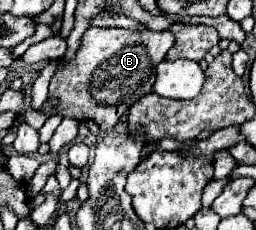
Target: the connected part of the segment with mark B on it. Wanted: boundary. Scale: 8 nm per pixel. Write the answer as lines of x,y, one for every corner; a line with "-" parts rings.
90,27
82,35
76,59
62,65
50,81
50,95
60,99
56,107
60,117
94,119
102,131
110,131
120,117
152,91
154,69
174,45
170,31
136,29
100,29

